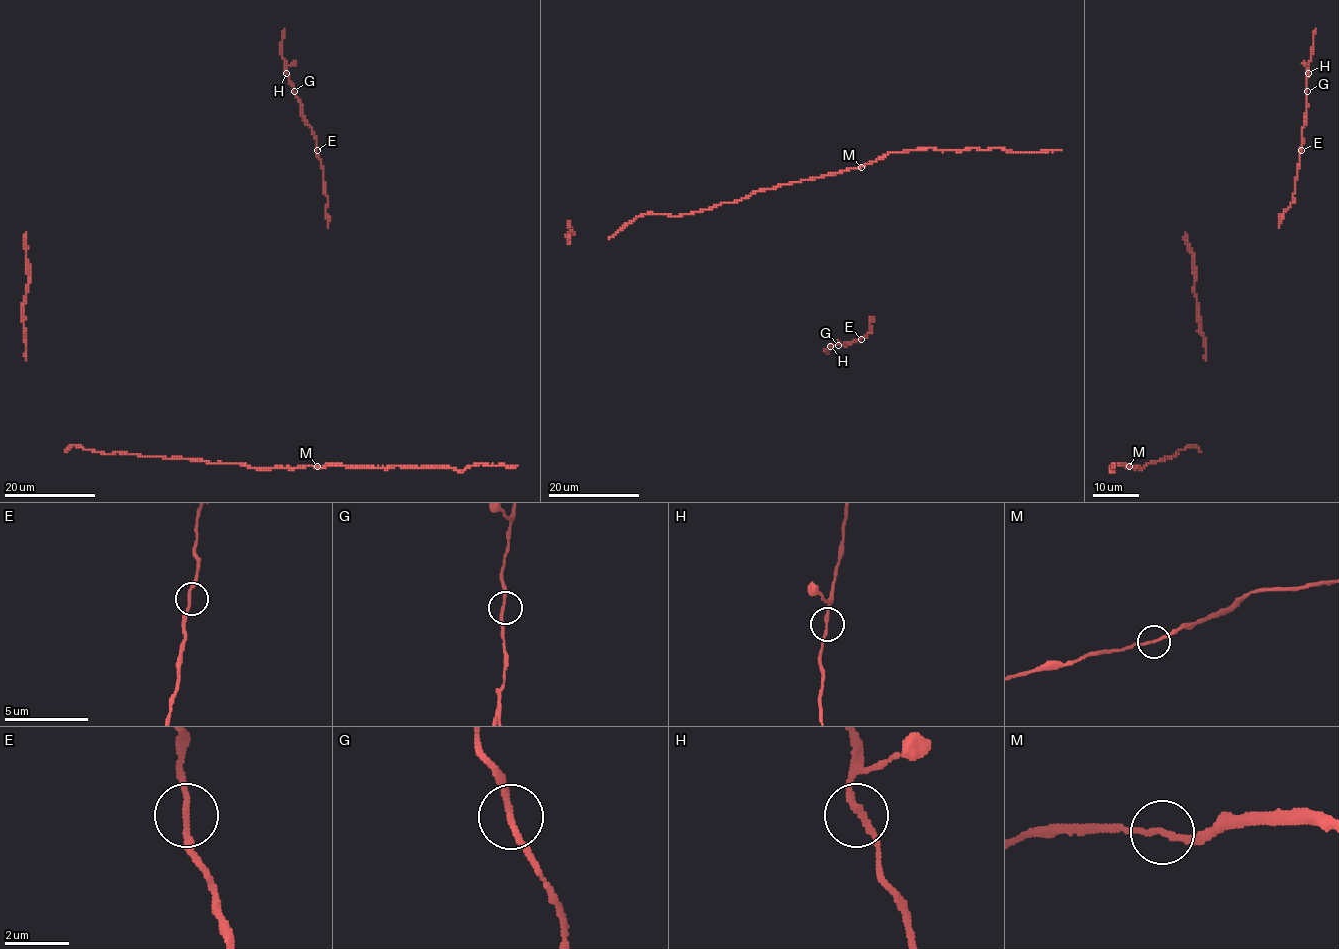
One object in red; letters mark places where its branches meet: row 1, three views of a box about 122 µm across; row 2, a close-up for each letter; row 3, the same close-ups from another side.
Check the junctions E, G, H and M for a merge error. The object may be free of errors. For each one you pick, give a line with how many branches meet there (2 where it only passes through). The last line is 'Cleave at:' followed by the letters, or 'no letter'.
Cleave at: no letter

